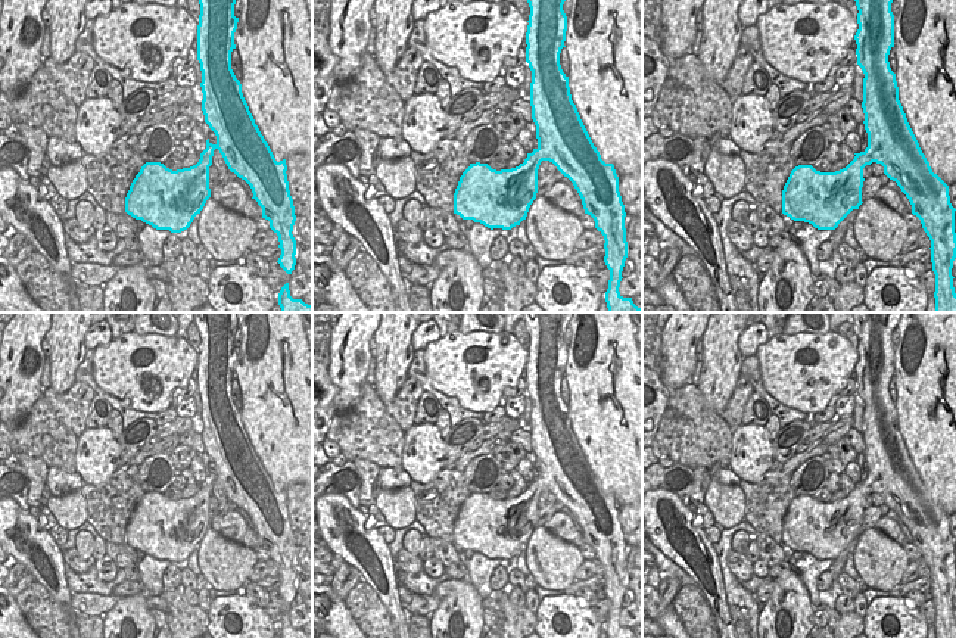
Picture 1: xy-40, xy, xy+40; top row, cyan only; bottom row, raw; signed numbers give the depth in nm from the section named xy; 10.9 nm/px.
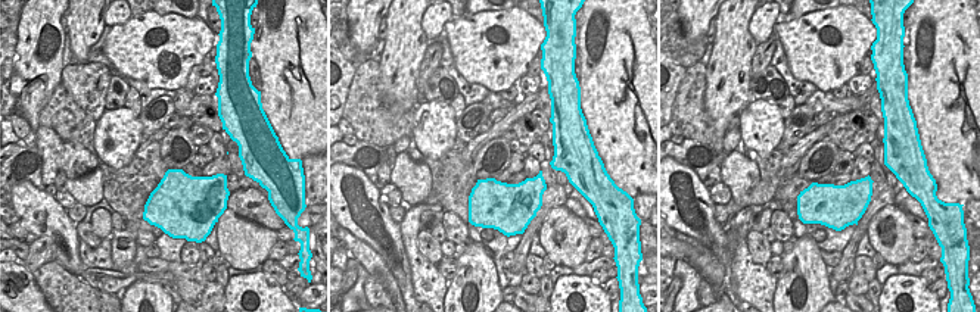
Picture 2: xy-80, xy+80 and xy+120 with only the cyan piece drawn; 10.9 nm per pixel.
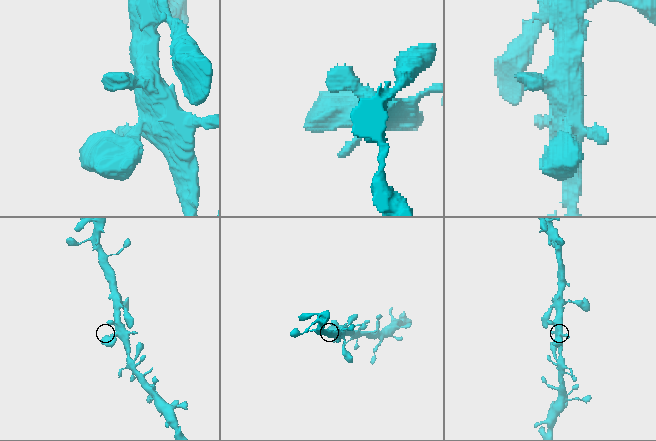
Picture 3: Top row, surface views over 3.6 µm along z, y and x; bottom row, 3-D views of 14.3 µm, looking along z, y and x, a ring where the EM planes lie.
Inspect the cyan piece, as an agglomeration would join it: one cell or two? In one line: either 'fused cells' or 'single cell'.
single cell

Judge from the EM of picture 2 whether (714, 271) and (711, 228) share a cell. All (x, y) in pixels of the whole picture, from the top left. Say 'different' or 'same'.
different

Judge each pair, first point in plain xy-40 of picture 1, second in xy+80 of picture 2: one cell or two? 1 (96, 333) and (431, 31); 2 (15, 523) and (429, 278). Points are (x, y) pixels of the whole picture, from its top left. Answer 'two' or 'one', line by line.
1: one
2: two

